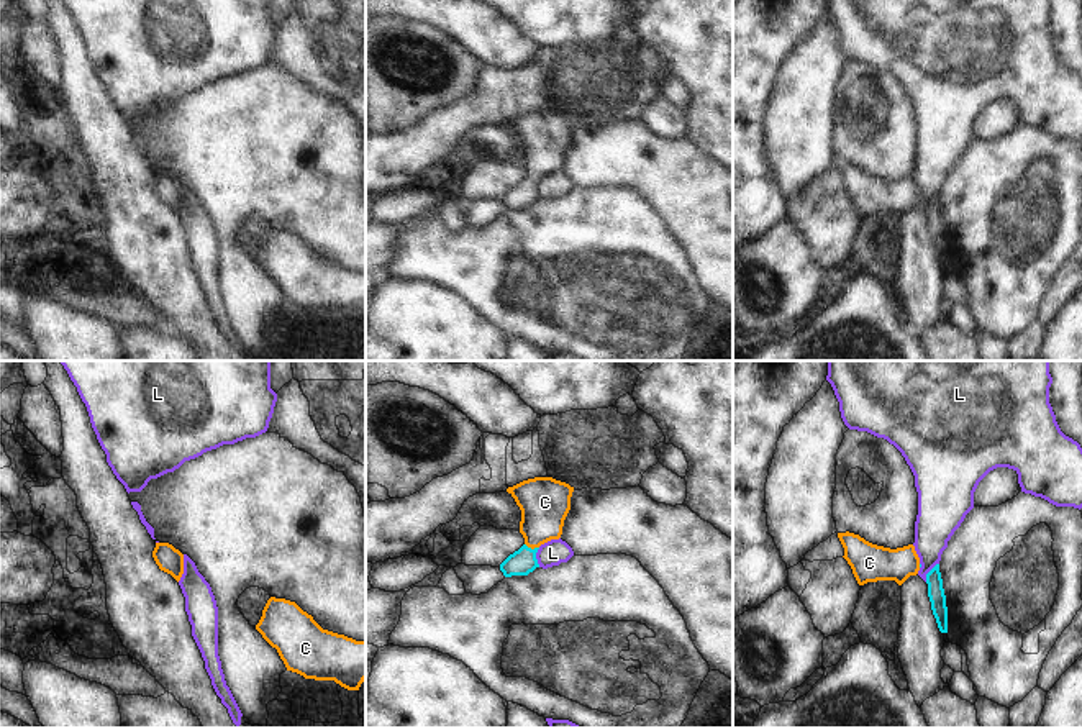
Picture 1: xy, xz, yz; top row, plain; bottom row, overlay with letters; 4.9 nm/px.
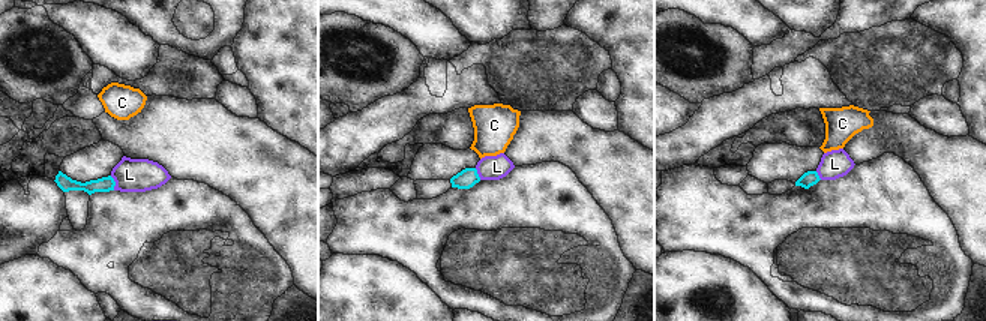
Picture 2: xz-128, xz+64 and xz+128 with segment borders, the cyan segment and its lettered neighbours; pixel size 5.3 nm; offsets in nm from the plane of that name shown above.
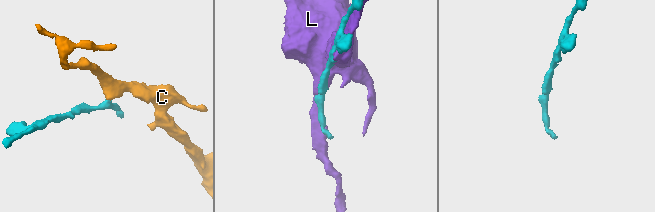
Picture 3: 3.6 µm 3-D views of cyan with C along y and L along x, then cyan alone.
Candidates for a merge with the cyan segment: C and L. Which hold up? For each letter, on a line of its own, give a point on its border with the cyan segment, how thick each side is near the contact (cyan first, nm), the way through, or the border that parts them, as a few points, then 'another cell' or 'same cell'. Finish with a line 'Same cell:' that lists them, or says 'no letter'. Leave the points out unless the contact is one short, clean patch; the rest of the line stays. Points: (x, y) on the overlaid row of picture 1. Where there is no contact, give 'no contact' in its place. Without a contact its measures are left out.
C: xz (530, 548) | 130/260 nm | across xz (523, 561), (530, 548), (543, 517), (545, 502) | same cell
L: yz (928, 573) | 80/200 nm | another cell
Same cell: C

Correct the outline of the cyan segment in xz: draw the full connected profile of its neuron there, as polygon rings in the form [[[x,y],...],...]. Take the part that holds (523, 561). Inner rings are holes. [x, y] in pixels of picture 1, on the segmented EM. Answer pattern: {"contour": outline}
{"contour": [[[534,477],[507,492],[521,510],[520,533],[525,544],[500,564],[500,571],[505,577],[528,576],[539,567],[539,546],[561,538],[574,487],[552,477]]]}

